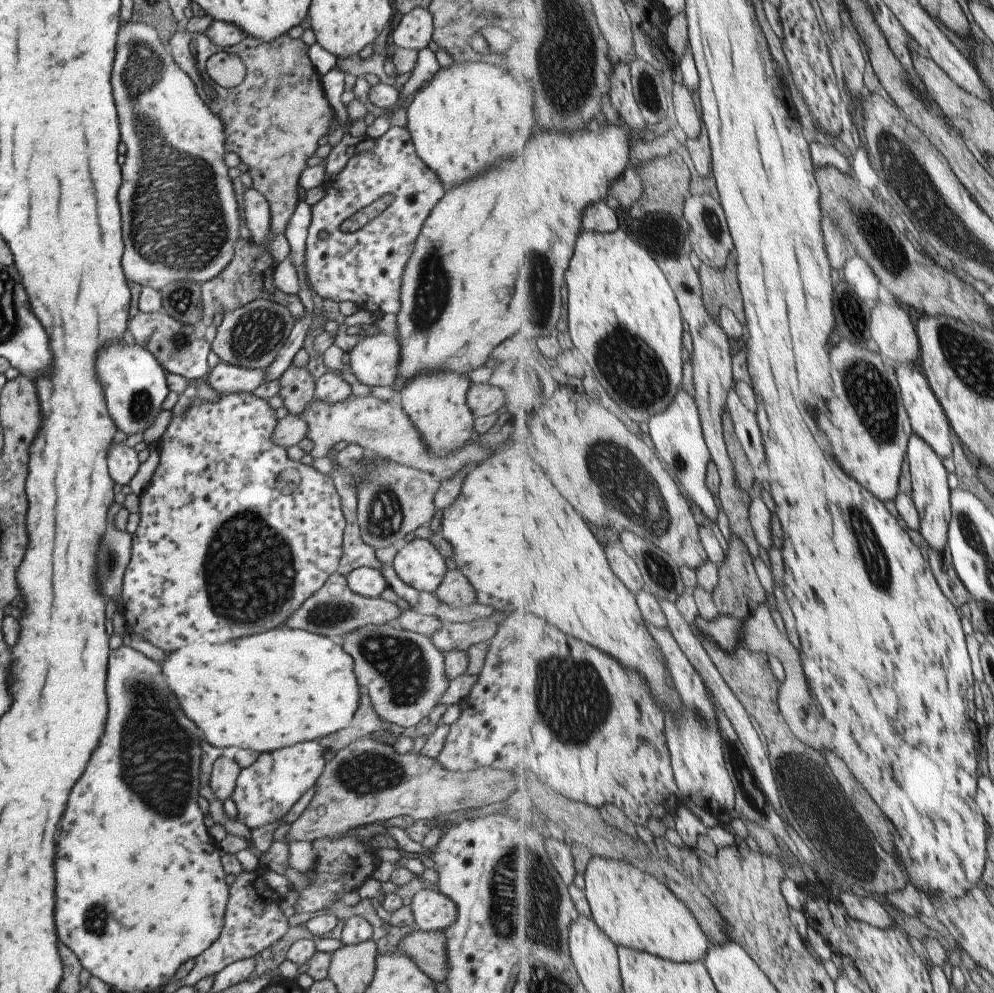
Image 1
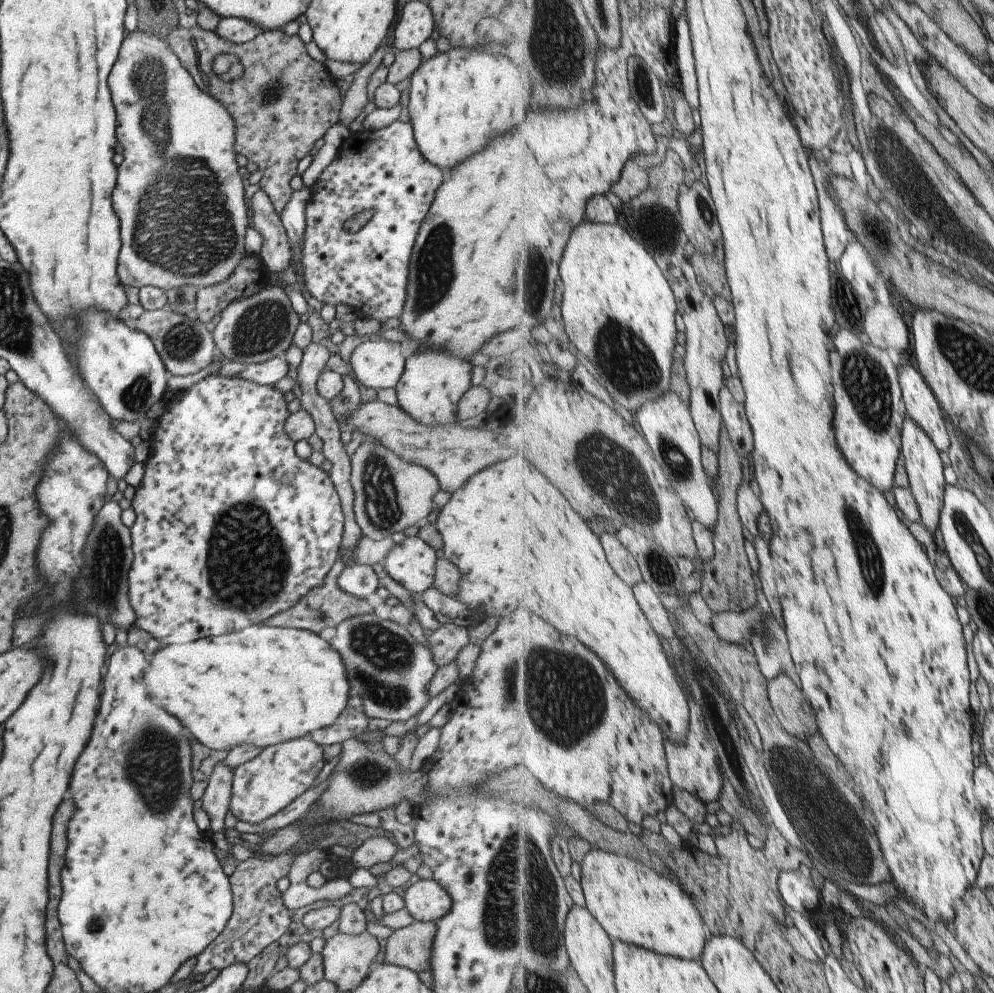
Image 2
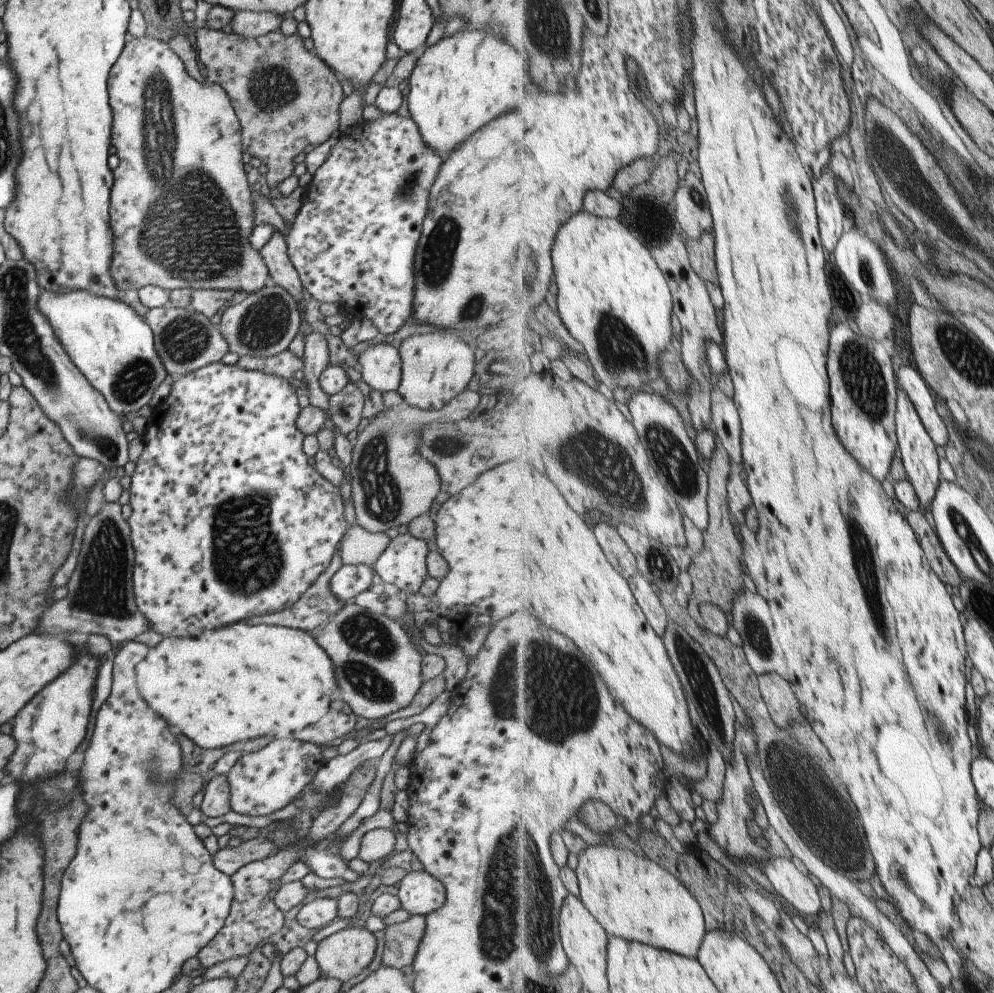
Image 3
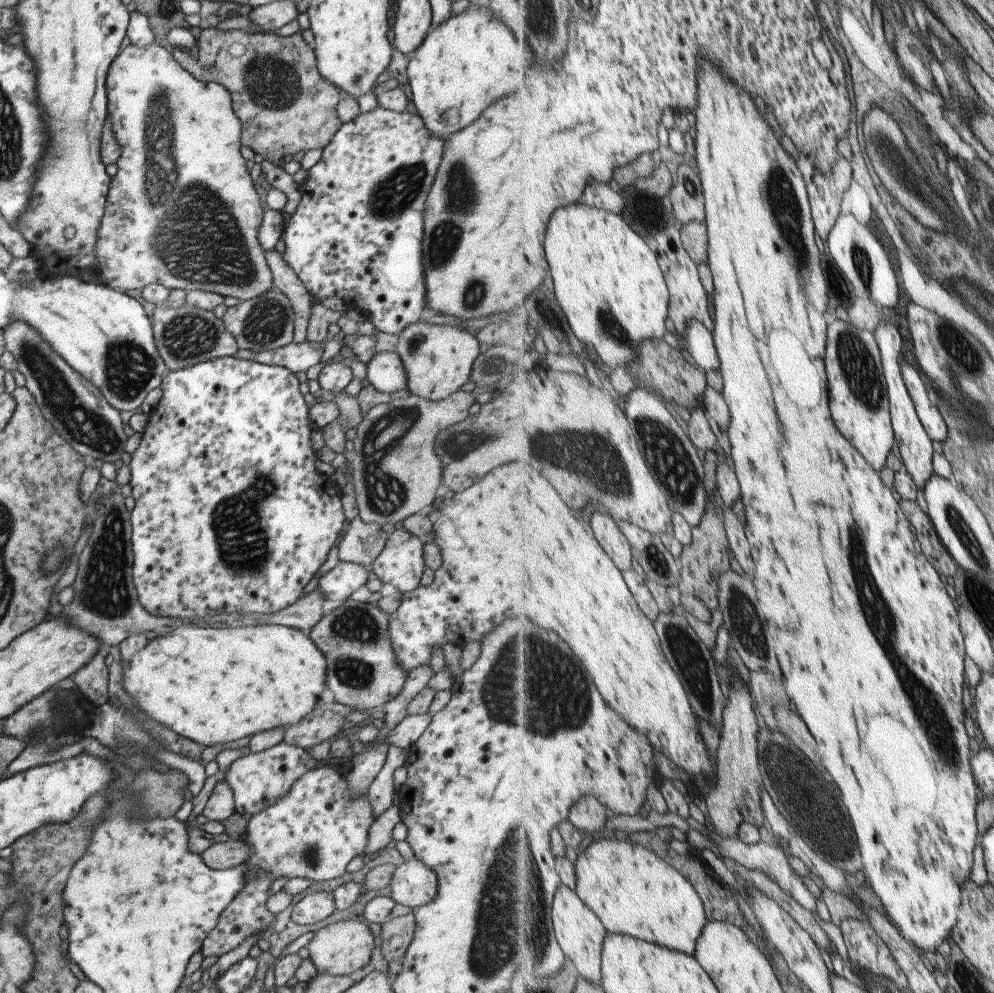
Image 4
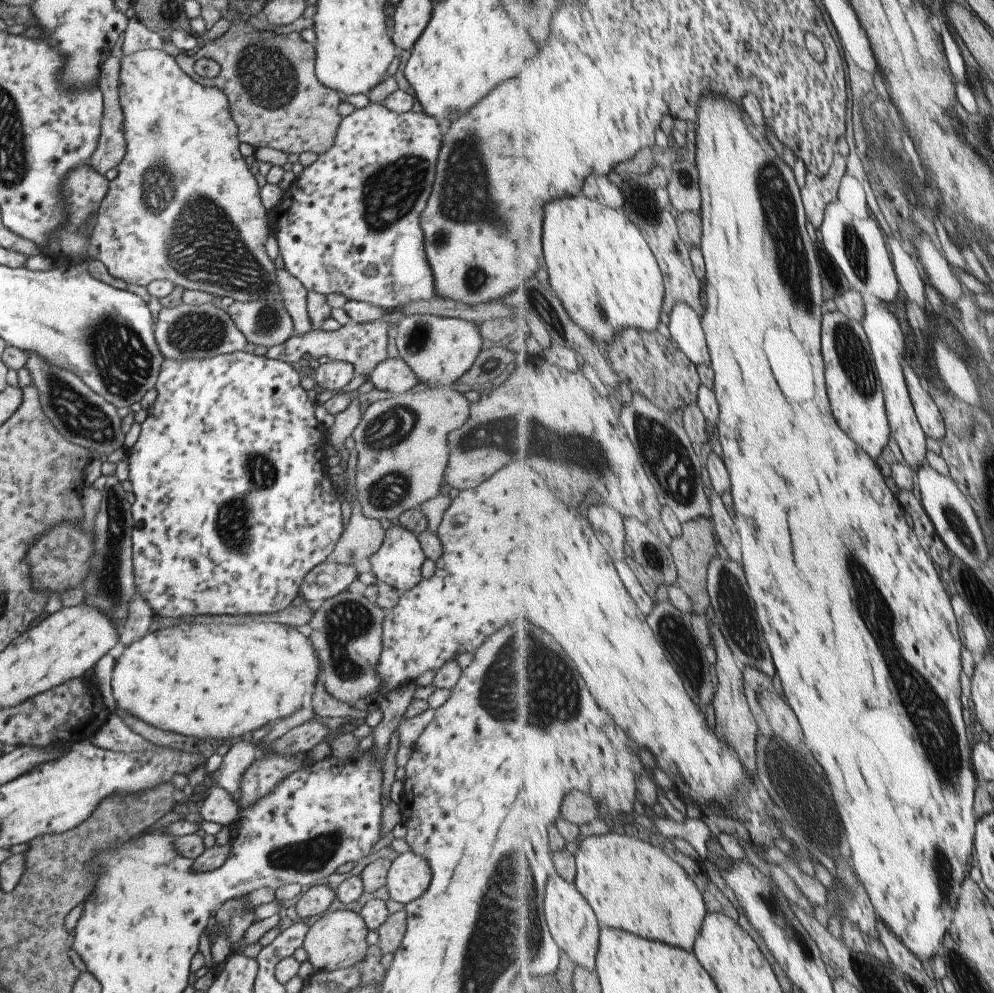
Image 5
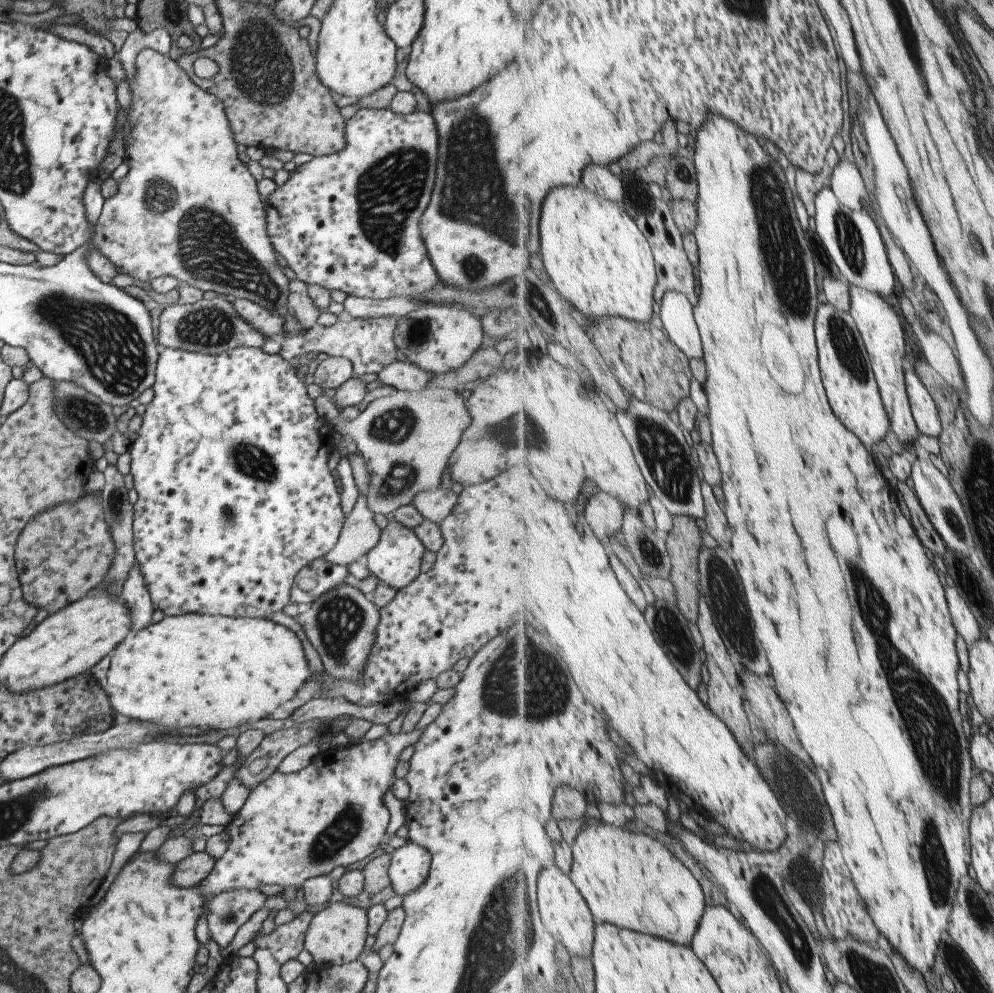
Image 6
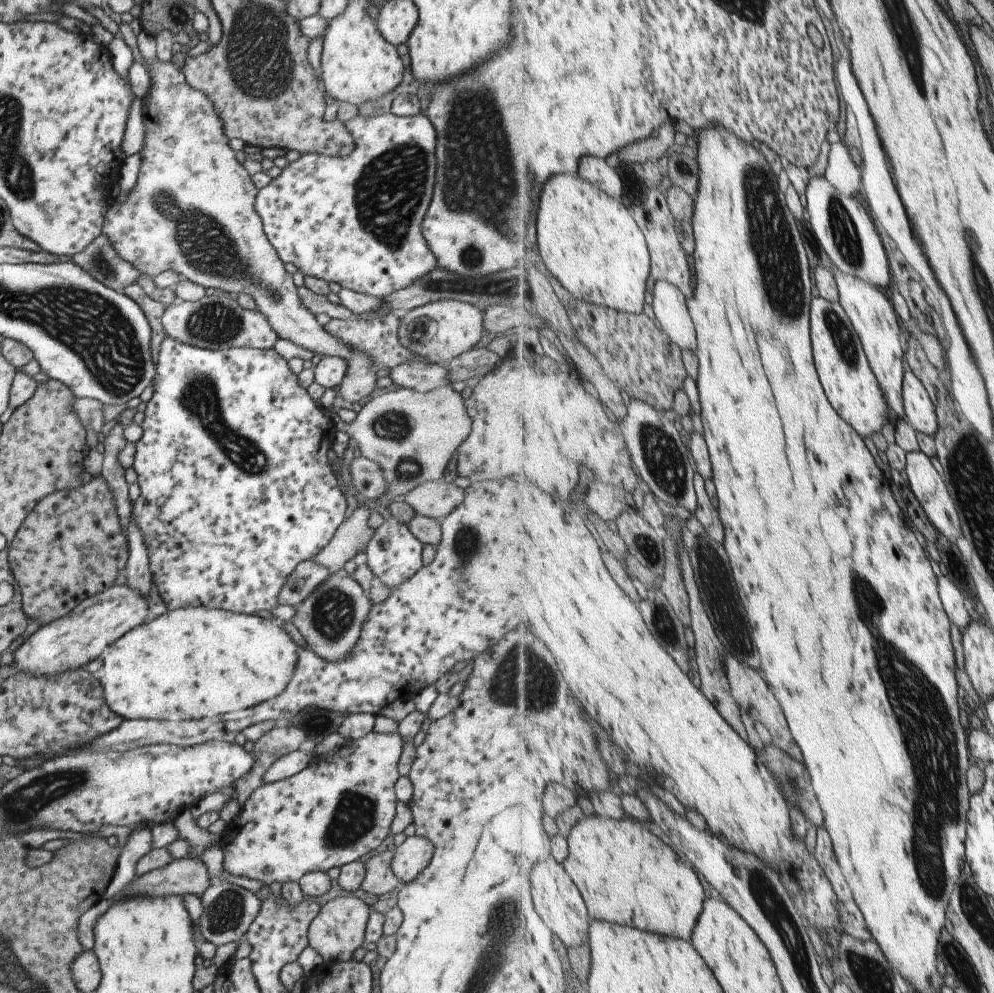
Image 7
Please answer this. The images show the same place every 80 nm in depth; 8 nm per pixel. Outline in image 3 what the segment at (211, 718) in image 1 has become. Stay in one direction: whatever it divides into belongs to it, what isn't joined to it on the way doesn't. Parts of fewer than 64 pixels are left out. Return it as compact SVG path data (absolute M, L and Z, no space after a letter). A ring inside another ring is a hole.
M243 622L243 624L233 624L233 626L221 628L221 630L211 630L211 632L205 630L199 636L195 648L193 648L191 640L187 640L187 637L175 637L174 639L163 638L156 646L148 648L144 658L145 660L139 662L137 668L135 668L135 684L140 695L158 715L162 716L162 719L165 716L165 722L167 724L181 728L183 735L189 738L189 740L192 740L198 747L204 749L221 748L221 746L227 746L227 744L244 746L249 744L253 738L273 740L273 738L289 736L291 733L300 731L302 728L321 719L327 712L332 701L329 695L331 692L338 690L332 660L317 644L317 641L311 635L305 633L305 631L292 629L291 627L280 627L279 625L260 624L259 626L253 626Z

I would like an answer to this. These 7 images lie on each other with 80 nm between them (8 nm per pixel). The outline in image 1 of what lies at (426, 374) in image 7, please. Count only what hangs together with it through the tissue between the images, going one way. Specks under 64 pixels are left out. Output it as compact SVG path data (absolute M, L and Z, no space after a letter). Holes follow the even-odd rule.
M377 333L358 341L348 353L349 368L355 378L367 386L397 388L395 371L399 345L395 334Z

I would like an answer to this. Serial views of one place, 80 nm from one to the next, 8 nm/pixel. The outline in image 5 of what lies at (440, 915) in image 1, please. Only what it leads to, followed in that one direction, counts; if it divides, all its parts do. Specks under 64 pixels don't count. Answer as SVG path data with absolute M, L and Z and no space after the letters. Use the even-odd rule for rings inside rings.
M413 851L399 854L386 874L388 898L406 905L427 890L431 871L426 860Z

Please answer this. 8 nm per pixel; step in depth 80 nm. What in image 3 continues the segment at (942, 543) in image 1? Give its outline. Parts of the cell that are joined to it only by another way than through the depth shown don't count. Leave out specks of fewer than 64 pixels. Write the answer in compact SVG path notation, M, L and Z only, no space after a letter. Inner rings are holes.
M897 378L897 414L895 414L895 420L899 439L898 448L901 450L908 480L913 484L917 496L919 496L921 509L930 517L933 501L936 499L942 481L941 470L939 470L939 452L937 452L936 441L933 440L928 429L925 429L924 422L921 421L911 398L905 394L899 378Z

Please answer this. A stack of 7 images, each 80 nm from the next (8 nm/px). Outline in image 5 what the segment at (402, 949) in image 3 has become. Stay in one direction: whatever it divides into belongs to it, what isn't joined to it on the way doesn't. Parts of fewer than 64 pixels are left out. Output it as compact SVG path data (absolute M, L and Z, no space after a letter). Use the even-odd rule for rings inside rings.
M388 898L384 903L388 917L376 930L378 934L377 946L380 948L382 954L385 954L386 952L393 953L394 950L399 948L406 929L405 905L399 904L399 902L391 900L391 898Z

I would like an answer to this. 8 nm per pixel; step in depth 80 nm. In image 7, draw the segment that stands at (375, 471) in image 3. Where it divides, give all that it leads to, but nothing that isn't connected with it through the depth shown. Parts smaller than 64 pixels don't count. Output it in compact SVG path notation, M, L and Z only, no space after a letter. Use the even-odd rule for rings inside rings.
M449 384L418 393L411 389L393 390L371 398L362 406L351 422L344 423L337 414L331 414L336 430L345 432L349 442L353 443L356 453L374 462L386 483L386 489L374 500L376 510L387 507L395 500L401 500L410 490L424 482L442 480L443 469L447 466L451 454L465 440L470 431L470 418L464 407L464 400Z

